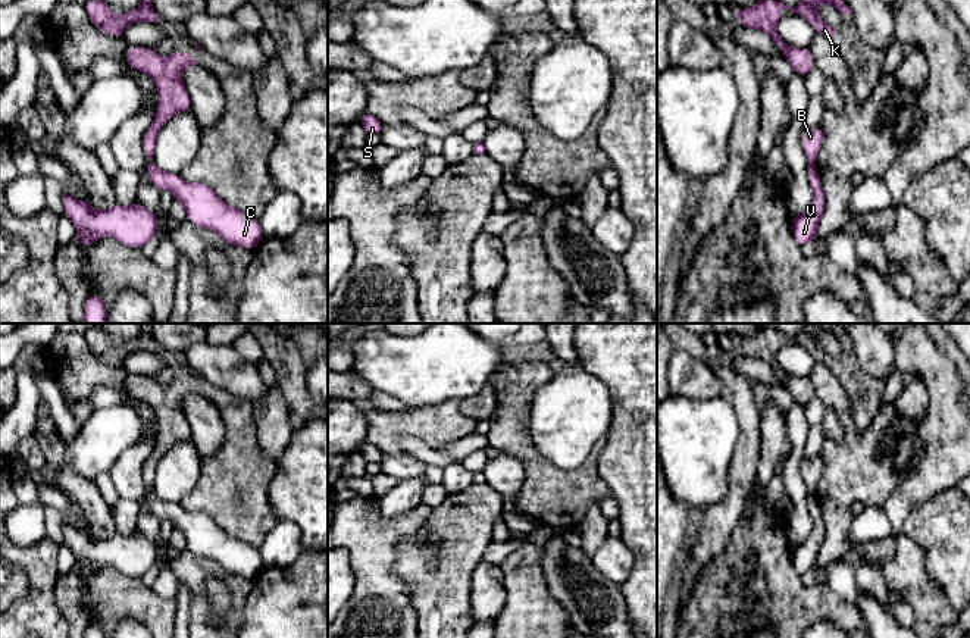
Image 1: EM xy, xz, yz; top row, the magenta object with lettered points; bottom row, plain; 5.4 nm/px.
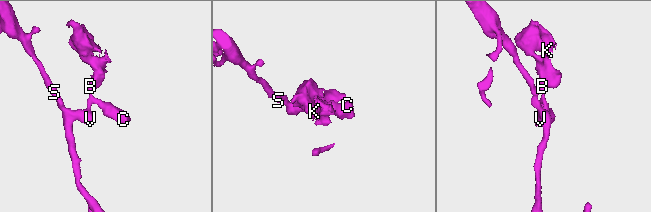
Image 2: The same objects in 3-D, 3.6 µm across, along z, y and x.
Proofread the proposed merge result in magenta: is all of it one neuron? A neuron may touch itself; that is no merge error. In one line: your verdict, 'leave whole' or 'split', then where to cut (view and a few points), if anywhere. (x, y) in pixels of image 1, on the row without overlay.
split; cut in yz along (809, 491), (813, 493)

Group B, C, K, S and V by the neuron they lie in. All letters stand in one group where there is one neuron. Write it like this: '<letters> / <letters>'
B K / C S V

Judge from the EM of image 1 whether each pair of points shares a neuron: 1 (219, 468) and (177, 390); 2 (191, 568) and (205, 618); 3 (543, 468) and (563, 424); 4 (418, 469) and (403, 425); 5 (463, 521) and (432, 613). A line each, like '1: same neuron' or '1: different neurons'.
1: same neuron
2: same neuron
3: different neurons
4: different neurons
5: same neuron

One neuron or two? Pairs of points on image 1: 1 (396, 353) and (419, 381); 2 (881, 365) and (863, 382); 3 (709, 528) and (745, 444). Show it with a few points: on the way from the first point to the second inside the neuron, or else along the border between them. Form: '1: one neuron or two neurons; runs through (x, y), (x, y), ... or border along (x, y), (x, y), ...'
1: one neuron; runs through (400, 360), (413, 374)
2: two neurons; border along (851, 346), (859, 365), (867, 374), (886, 378)
3: one neuron; runs through (729, 507), (739, 491), (744, 465)

